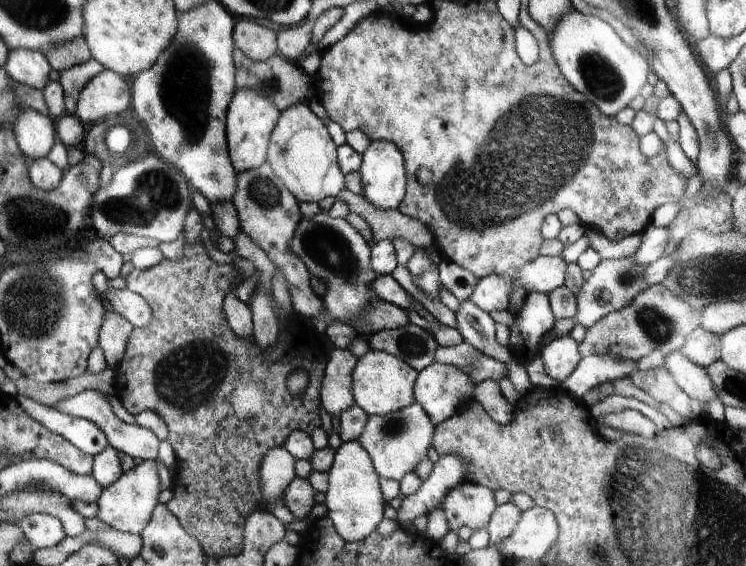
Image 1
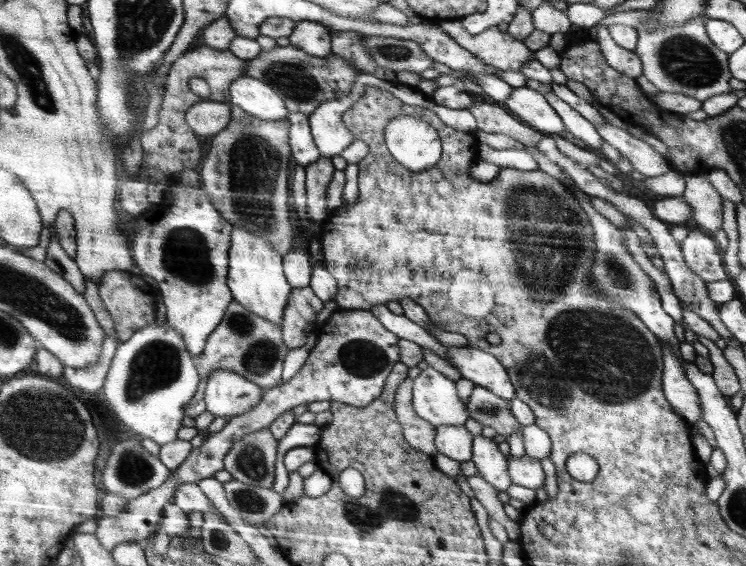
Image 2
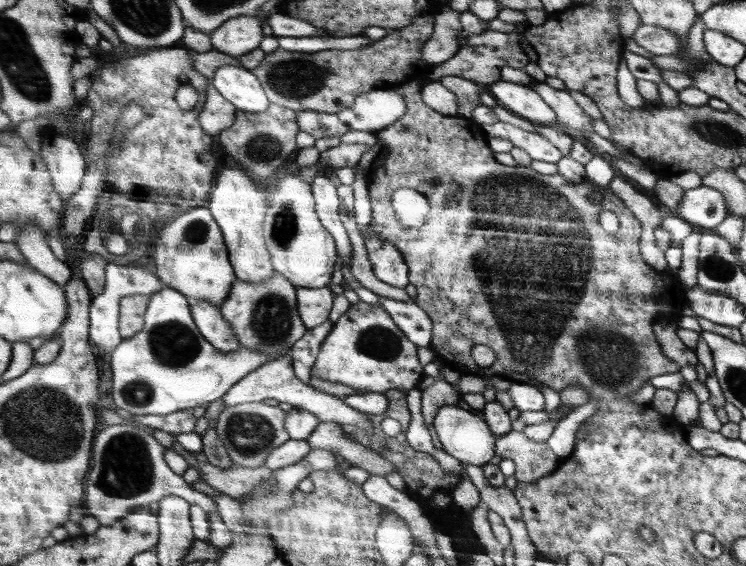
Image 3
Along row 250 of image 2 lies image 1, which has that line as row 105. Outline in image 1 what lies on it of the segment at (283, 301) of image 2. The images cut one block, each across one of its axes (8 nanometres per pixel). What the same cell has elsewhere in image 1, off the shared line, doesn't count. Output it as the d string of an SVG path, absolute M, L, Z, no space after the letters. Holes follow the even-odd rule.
M236 90L226 114L225 132L228 157L235 171L247 173L259 169L266 162L266 150L270 149L271 135L279 123L282 112L262 90Z

